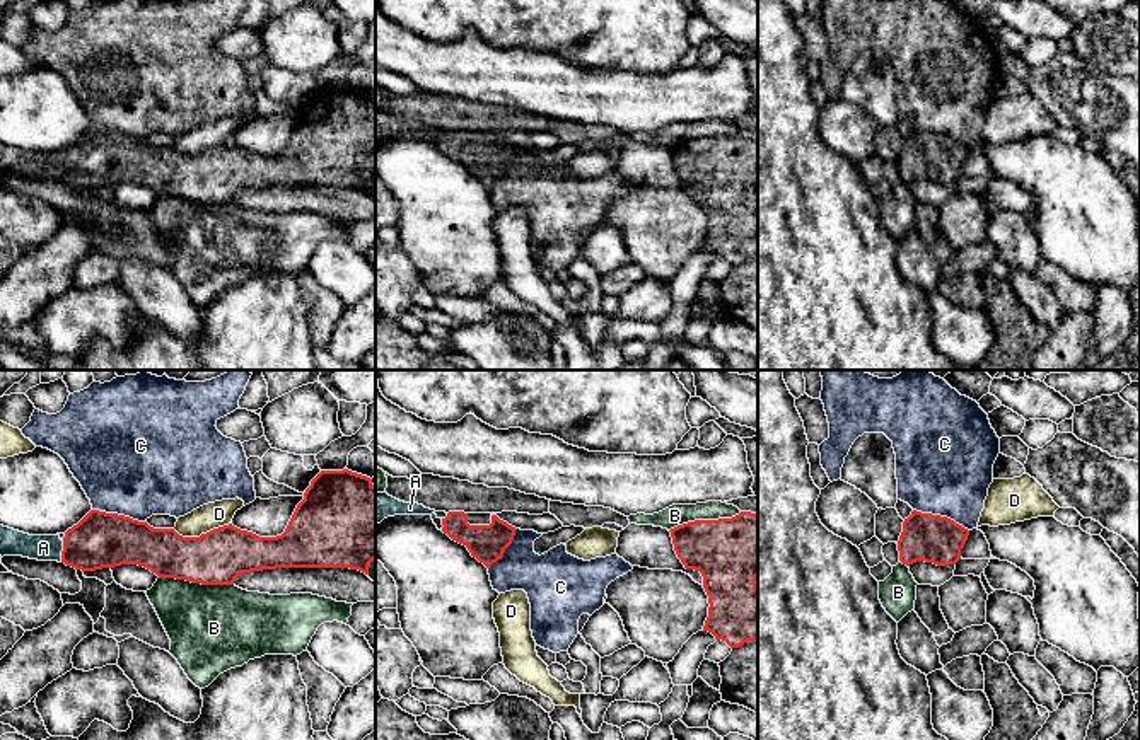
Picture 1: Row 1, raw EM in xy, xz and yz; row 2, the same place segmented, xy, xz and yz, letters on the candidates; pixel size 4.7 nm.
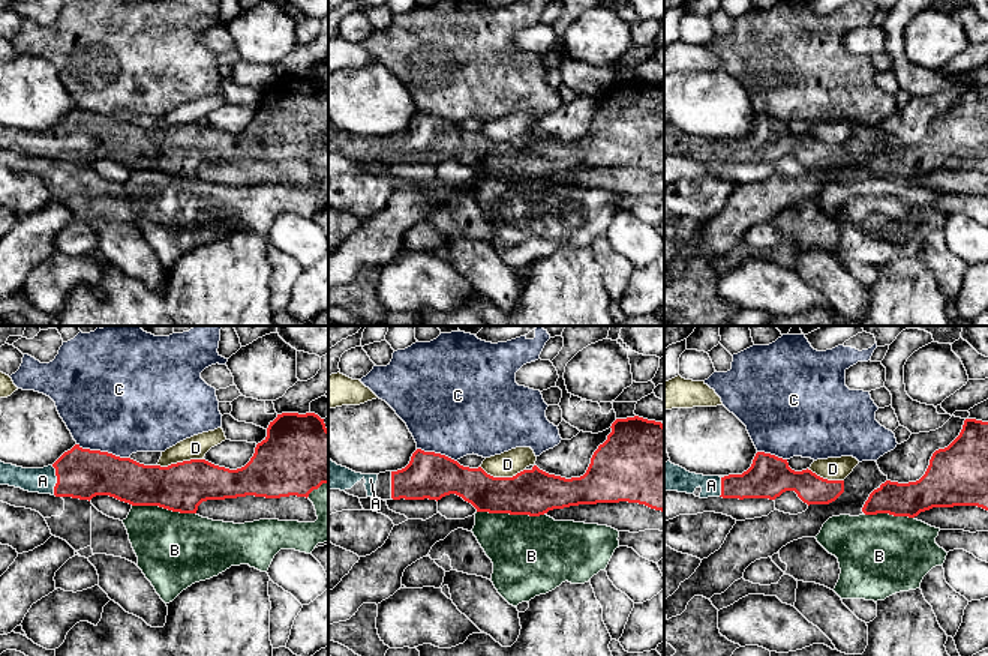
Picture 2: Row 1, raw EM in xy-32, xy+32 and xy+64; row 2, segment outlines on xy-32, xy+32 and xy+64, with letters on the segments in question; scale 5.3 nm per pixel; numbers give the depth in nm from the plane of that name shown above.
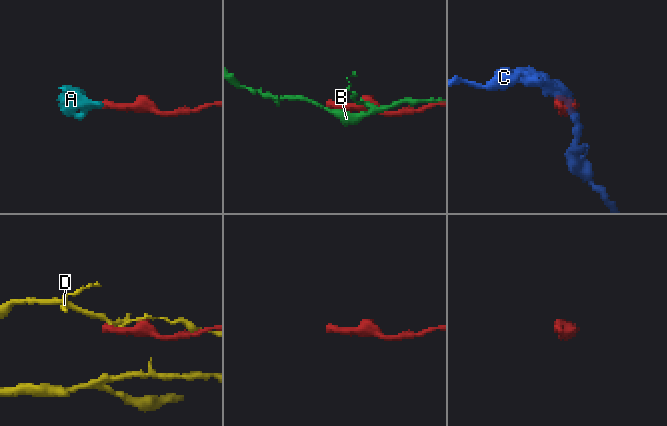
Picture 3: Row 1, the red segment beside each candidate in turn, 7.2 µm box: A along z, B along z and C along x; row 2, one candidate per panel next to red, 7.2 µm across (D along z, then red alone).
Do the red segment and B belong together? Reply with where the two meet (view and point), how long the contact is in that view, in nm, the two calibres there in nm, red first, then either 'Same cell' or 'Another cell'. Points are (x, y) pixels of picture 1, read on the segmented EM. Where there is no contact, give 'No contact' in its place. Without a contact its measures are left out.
Touches red at xy (197, 582). Shared border 360 nm. Thickness 260 nm (red) against 420 nm. Another cell

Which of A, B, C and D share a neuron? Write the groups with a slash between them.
A / B / C / D

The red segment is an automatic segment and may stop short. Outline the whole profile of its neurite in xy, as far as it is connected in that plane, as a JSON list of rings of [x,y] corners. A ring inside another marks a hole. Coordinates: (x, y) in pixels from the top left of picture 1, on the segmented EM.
[[[348,469],[321,471],[304,493],[285,532],[259,537],[232,523],[200,537],[183,537],[174,529],[154,529],[125,515],[90,510],[77,525],[56,535],[29,535],[0,525],[0,556],[61,561],[82,571],[138,564],[159,578],[201,585],[234,585],[242,573],[276,568],[350,568],[369,575],[375,559],[375,486]]]

